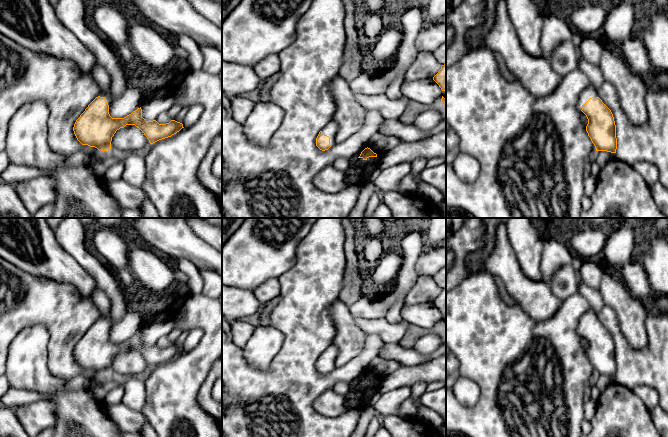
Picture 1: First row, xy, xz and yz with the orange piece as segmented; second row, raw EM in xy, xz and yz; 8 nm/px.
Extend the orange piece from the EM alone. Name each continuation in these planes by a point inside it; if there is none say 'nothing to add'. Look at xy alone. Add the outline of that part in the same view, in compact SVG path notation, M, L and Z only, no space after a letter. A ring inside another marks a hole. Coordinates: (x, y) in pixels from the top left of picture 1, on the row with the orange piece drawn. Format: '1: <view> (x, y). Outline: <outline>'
1: xy (104, 93). Outline: M102 90L101 94L99 95L100 97L104 97L106 99L106 102L108 103L110 107L110 92L107 90Z

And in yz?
1: yz (589, 92). Outline: M589 85L579 95L578 104L577 104L579 111L582 110L584 104L592 97L598 97L598 94L594 86Z

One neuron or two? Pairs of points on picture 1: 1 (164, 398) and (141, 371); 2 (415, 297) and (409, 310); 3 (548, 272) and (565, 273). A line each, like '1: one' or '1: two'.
1: two
2: two
3: two

